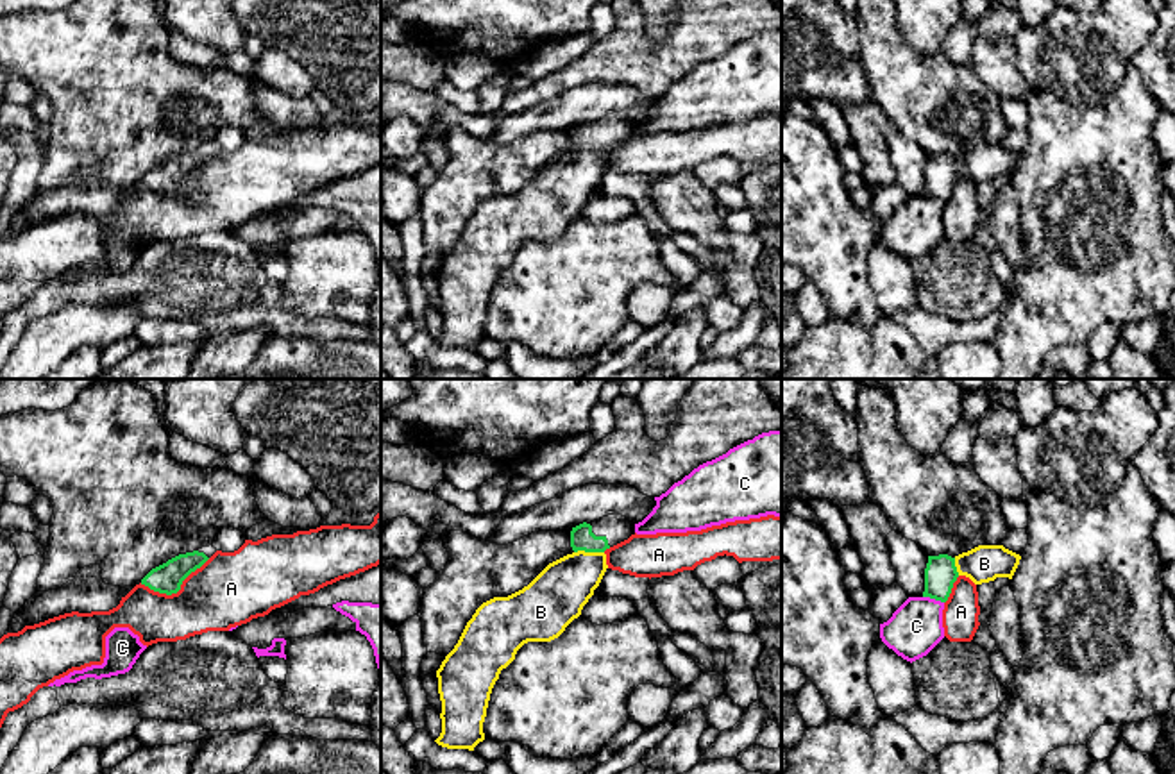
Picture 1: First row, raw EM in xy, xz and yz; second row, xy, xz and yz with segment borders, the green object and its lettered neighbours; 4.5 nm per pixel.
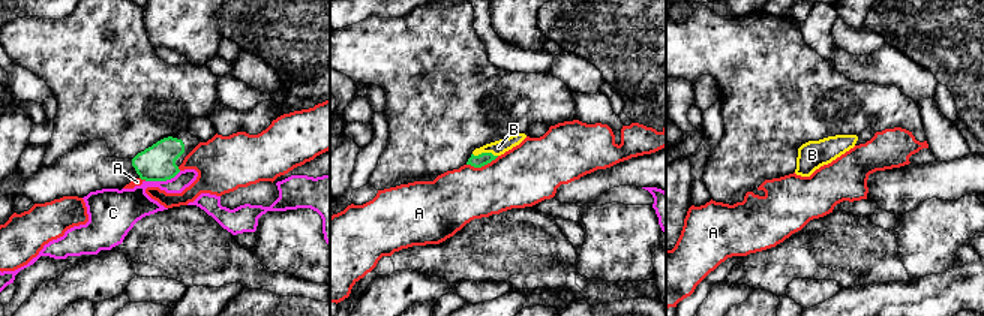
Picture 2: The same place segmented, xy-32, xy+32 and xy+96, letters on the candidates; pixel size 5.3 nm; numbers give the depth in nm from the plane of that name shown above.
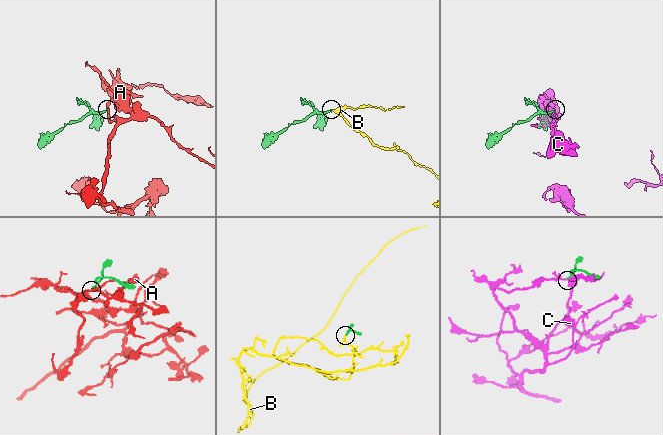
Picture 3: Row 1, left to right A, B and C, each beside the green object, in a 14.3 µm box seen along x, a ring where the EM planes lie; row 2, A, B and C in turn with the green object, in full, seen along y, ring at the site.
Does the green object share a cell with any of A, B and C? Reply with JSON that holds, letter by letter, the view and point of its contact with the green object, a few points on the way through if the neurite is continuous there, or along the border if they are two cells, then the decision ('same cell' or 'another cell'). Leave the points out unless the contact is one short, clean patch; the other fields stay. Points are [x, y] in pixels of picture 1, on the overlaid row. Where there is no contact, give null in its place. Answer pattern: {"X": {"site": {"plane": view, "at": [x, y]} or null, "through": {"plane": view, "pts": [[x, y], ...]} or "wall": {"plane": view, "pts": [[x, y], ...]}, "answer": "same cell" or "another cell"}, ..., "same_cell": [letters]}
{"A": {"site": {"plane": "xy", "at": [176, 592]}, "wall": {"plane": "xy", "pts": [[210, 558], [176, 592], [160, 594], [140, 583]]}, "answer": "another cell"}, "B": {"site": {"plane": "xz", "at": [589, 551]}, "through": {"plane": "xz", "pts": [[582, 538], [589, 551], [587, 565], [557, 596]]}, "answer": "same cell"}, "C": {"site": {"plane": "yz", "at": [934, 597]}, "answer": "another cell"}, "same_cell": ["B"]}

